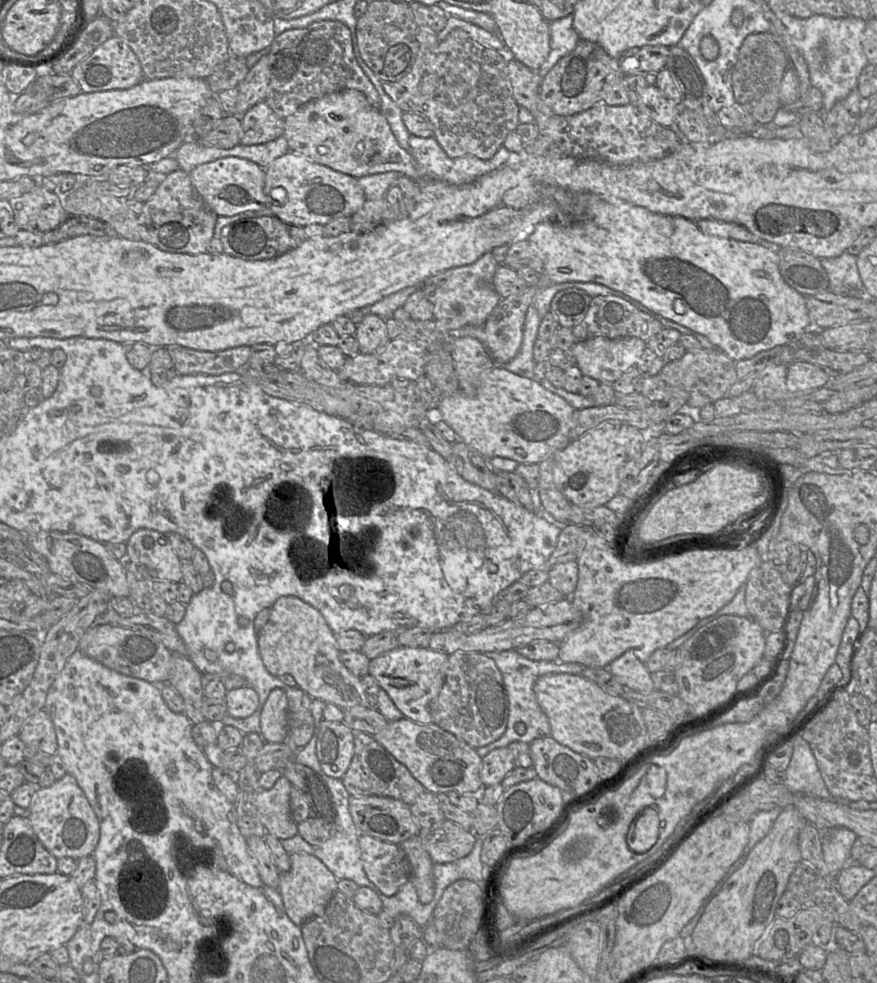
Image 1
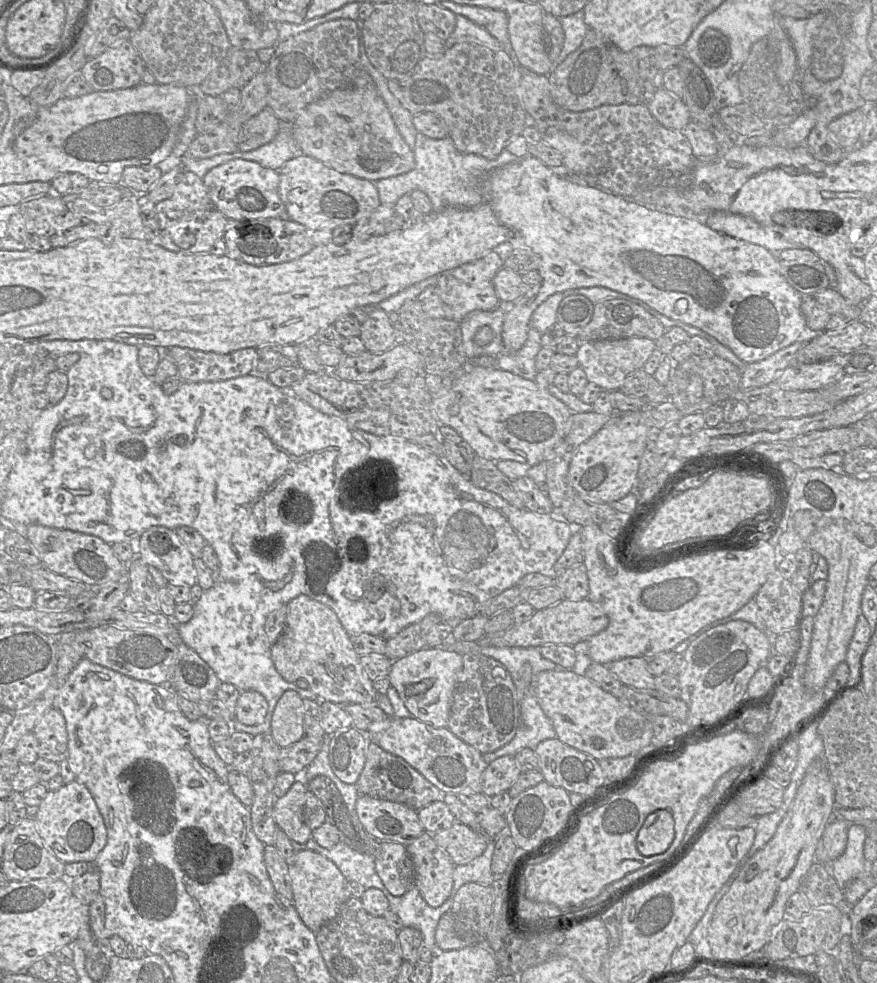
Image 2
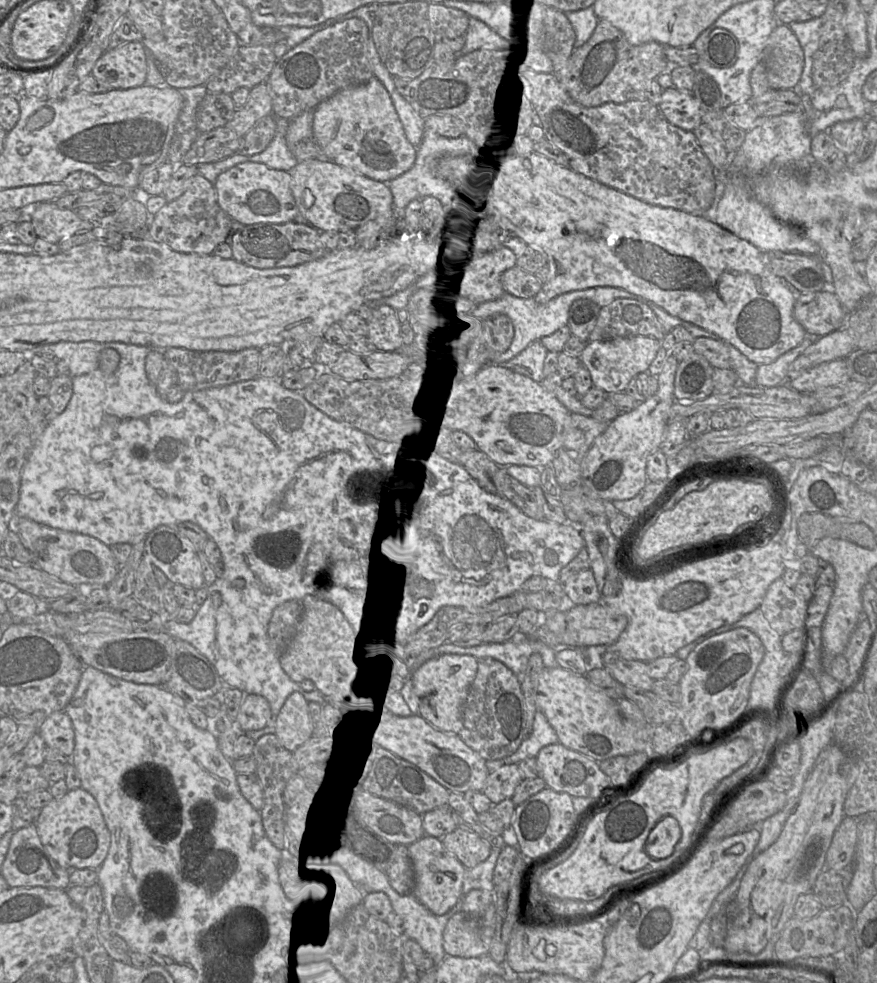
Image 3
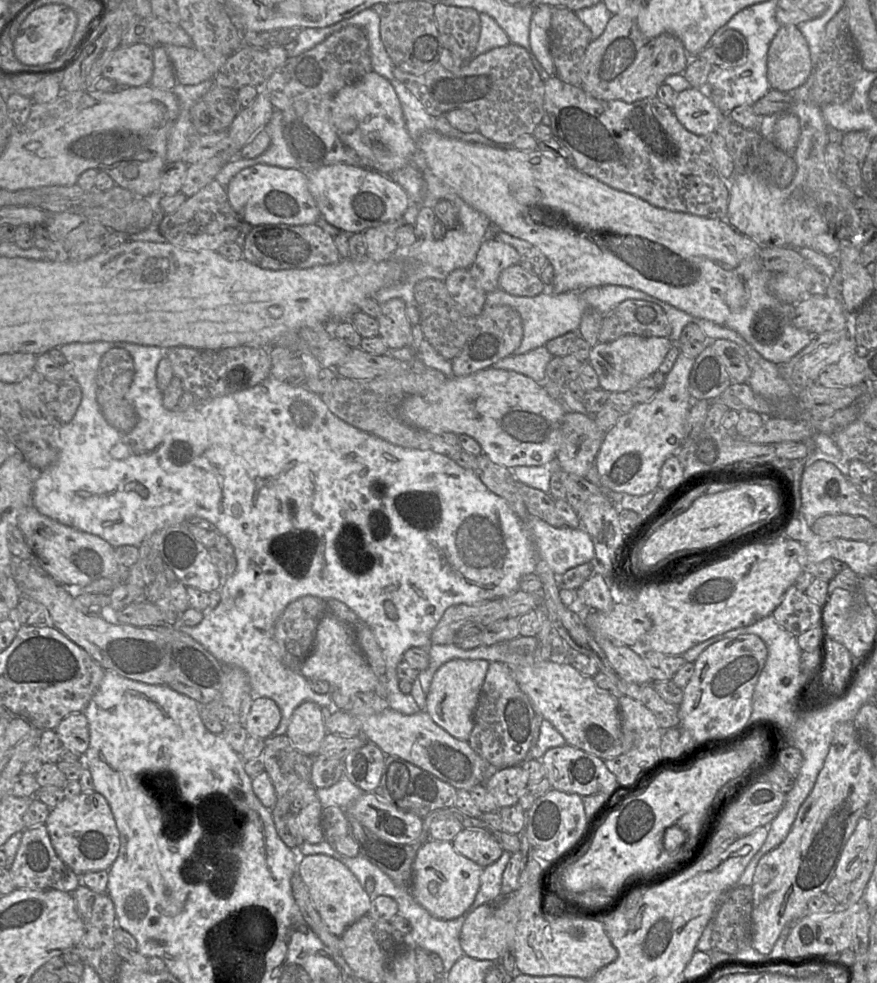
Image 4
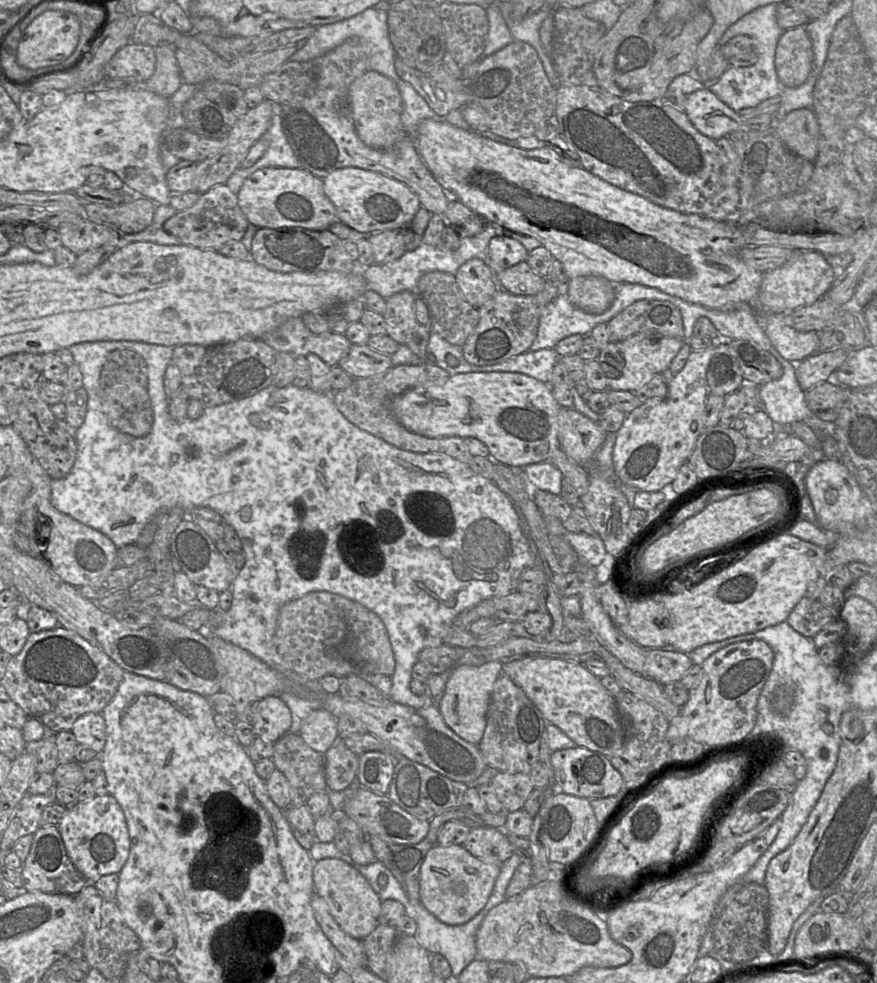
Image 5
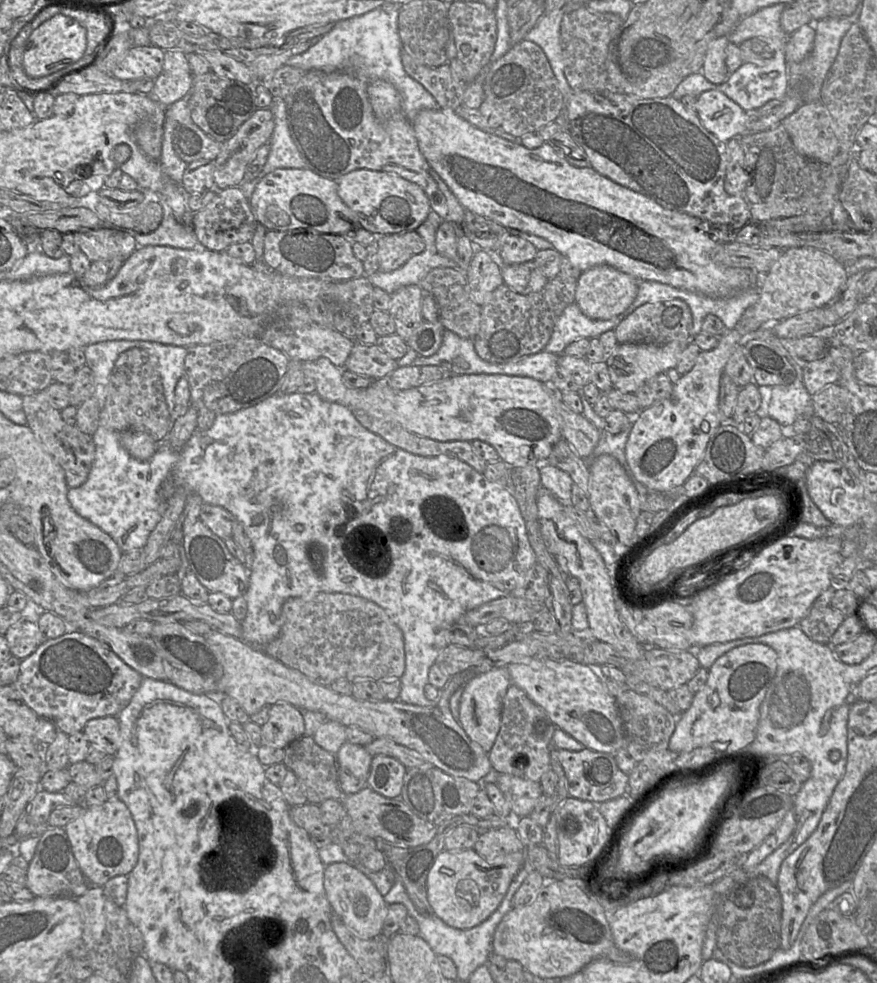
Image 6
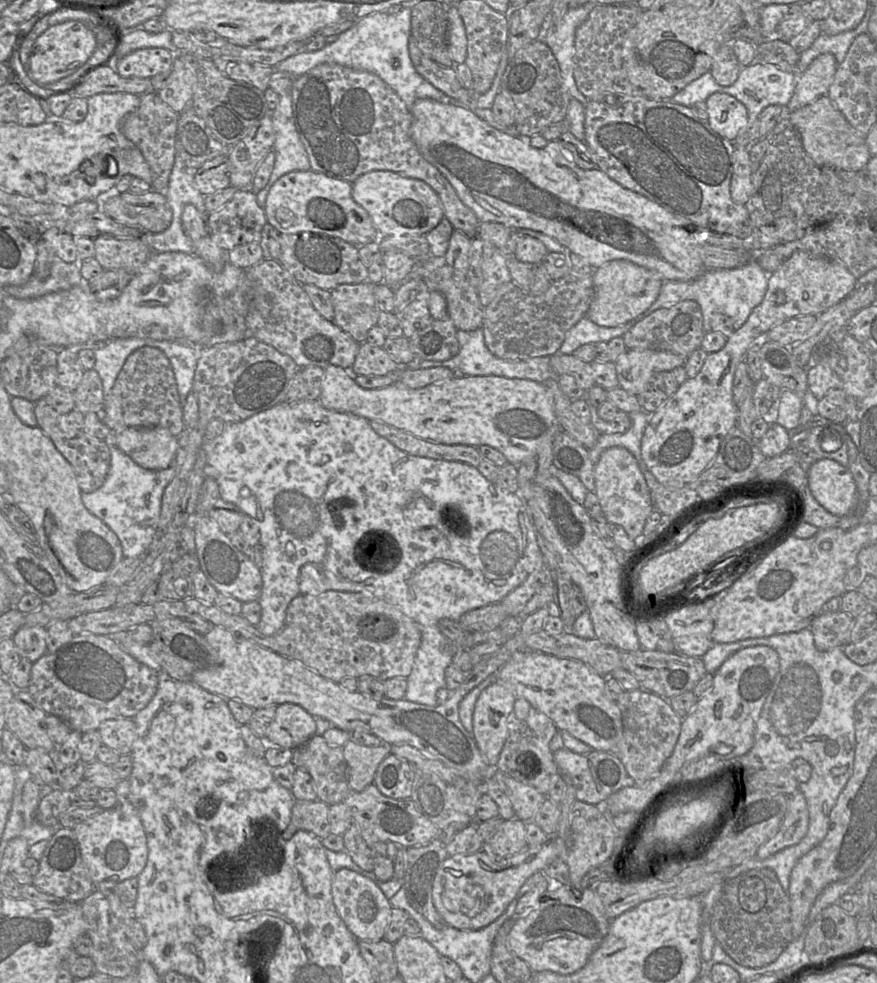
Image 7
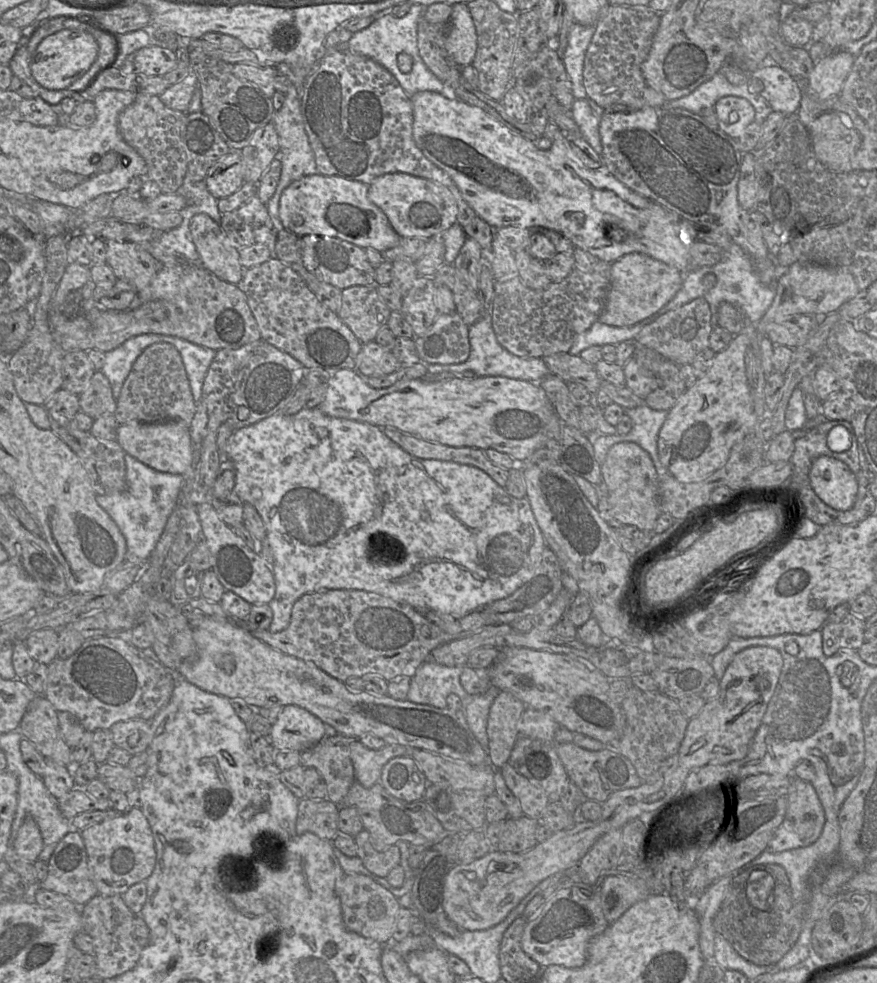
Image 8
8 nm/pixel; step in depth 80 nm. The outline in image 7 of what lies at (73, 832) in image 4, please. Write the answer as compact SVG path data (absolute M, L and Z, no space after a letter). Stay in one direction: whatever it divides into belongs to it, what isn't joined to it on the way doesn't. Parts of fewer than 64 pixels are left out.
M120 803L114 808L105 809L77 824L72 830L95 890L112 891L121 881L137 878L147 864L146 833L137 811L130 803Z

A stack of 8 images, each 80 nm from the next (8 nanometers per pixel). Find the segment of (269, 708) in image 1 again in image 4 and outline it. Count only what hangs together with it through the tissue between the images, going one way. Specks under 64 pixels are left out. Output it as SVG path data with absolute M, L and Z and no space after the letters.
M310 701L303 702L295 709L286 731L292 746L310 756L317 755L327 734L321 707Z

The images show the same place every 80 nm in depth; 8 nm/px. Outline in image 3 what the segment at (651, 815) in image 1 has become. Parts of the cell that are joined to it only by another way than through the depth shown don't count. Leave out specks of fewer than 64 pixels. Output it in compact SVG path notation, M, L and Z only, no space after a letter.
M672 816L662 818L651 830L645 851L653 859L670 856L681 838L681 828L678 821Z

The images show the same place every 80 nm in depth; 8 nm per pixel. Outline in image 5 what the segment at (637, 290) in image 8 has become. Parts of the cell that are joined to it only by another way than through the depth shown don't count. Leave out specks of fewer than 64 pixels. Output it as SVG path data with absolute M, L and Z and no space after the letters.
M582 276L569 281L568 297L572 304L589 314L607 311L616 295L616 284L601 276Z

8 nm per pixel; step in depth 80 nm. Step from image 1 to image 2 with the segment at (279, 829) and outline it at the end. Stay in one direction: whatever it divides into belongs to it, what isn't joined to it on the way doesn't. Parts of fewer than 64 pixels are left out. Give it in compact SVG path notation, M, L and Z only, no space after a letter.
M298 779L284 796L276 800L273 810L278 829L299 844L306 844L312 838L312 830L302 819L307 792L306 783Z

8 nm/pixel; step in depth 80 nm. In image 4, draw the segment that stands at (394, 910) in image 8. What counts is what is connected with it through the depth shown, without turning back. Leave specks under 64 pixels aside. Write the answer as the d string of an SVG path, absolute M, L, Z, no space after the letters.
M323 854L300 856L296 873L307 887L317 911L332 934L340 937L348 927L369 914L371 896L356 876L339 860Z

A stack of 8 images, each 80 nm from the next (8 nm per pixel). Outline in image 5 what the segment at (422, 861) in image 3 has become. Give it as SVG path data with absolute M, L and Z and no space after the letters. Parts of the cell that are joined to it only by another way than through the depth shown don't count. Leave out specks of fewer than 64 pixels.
M435 845L427 853L420 868L420 903L447 925L461 925L481 912L493 891L501 865L486 863L463 846Z

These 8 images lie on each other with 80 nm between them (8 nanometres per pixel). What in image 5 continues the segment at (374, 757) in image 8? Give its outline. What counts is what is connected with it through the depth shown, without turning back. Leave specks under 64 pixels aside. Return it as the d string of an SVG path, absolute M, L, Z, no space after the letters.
M338 741L323 755L329 791L342 791L356 783L358 755L349 750L341 741Z

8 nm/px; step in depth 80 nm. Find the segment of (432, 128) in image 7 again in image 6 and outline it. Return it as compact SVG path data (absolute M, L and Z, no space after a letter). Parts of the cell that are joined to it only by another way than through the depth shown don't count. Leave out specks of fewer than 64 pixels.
M452 109L421 110L411 122L418 147L428 164L445 182L450 191L466 211L483 216L492 220L507 229L516 229L538 237L541 237L552 244L552 249L567 258L574 267L582 272L601 265L611 266L624 272L638 281L653 281L667 284L672 287L693 291L712 298L728 298L736 295L761 281L761 275L749 268L725 266L716 261L715 248L719 245L730 243L732 231L728 227L715 226L705 220L689 216L684 213L666 209L653 199L623 187L610 179L602 176L591 167L578 168L572 166L565 157L551 144L544 142L535 149L528 149L520 144L487 133L458 116Z

